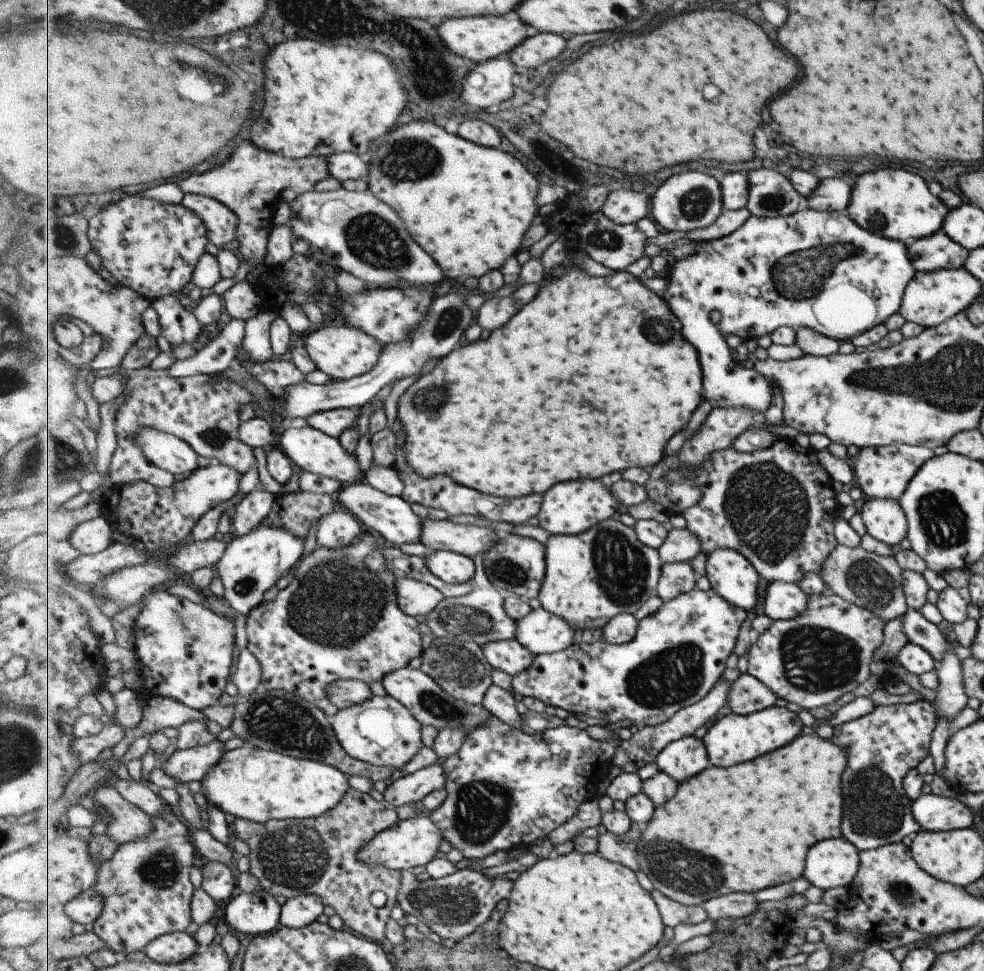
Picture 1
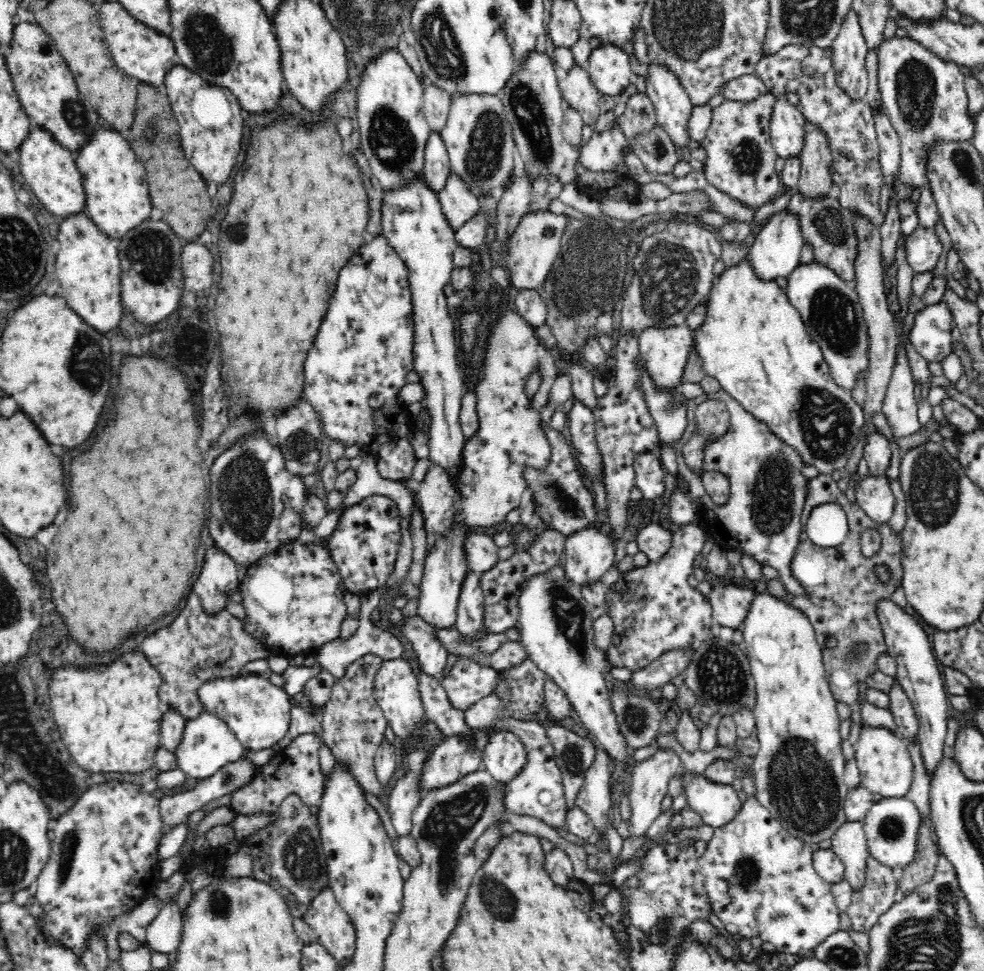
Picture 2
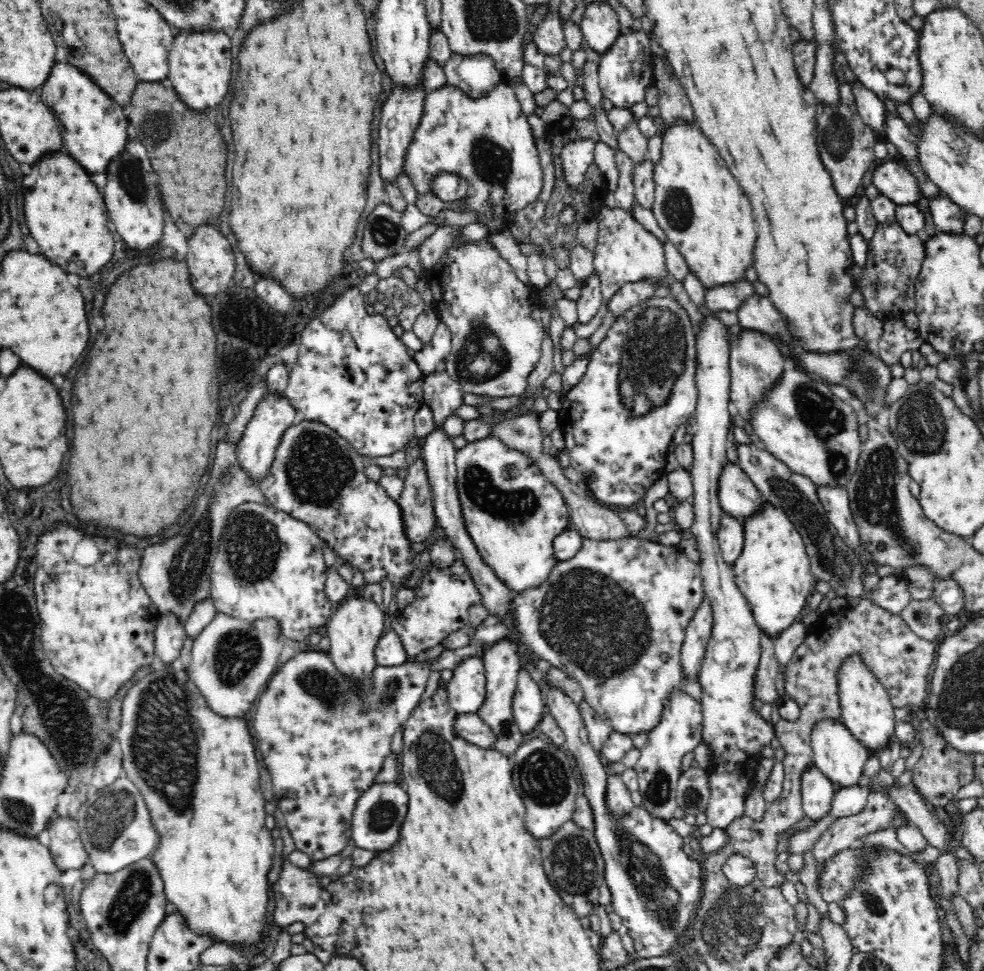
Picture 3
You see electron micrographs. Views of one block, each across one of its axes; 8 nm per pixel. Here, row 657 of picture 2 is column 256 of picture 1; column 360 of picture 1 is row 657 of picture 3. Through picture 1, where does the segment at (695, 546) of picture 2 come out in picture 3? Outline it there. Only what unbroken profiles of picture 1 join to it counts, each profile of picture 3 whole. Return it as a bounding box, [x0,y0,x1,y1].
[515,534,705,739]

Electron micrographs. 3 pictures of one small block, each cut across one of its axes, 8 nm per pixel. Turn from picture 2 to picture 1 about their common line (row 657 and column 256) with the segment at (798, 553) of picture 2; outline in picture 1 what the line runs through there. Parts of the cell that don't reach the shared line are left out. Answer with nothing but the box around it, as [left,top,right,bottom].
[232,788,403,941]

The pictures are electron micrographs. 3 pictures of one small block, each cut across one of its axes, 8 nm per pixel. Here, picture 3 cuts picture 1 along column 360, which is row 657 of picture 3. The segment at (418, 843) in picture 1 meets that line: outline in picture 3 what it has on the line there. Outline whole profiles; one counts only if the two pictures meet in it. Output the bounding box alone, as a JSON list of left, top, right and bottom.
[840,656,897,754]

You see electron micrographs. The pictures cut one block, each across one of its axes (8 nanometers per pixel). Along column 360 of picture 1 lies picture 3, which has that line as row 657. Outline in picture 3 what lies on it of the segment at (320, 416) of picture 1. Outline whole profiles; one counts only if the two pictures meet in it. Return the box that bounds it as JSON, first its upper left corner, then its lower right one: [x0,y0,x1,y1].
[389,559,478,658]

